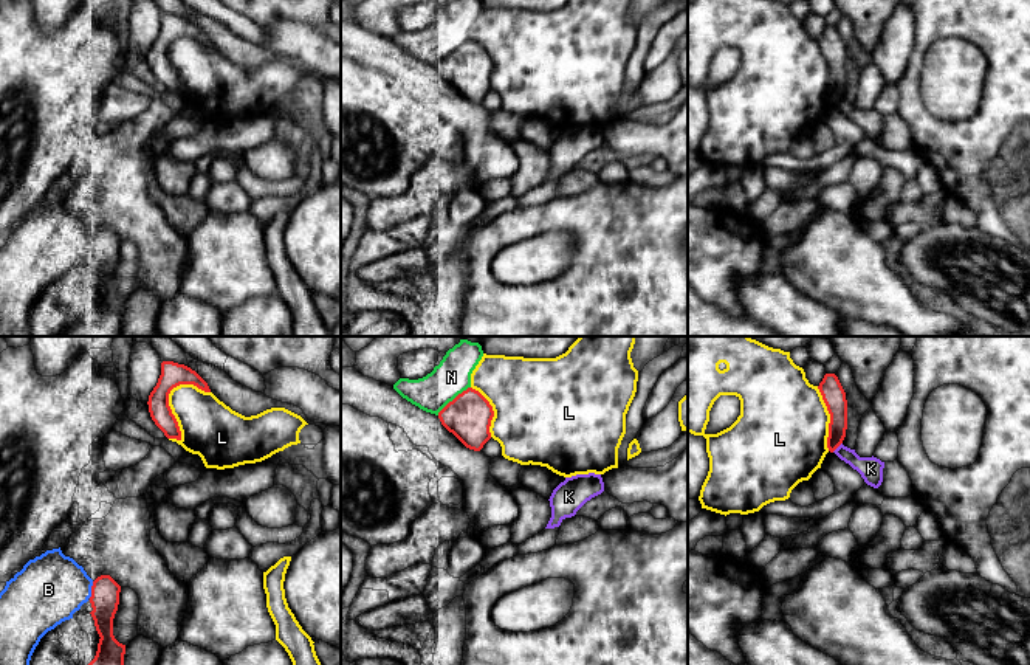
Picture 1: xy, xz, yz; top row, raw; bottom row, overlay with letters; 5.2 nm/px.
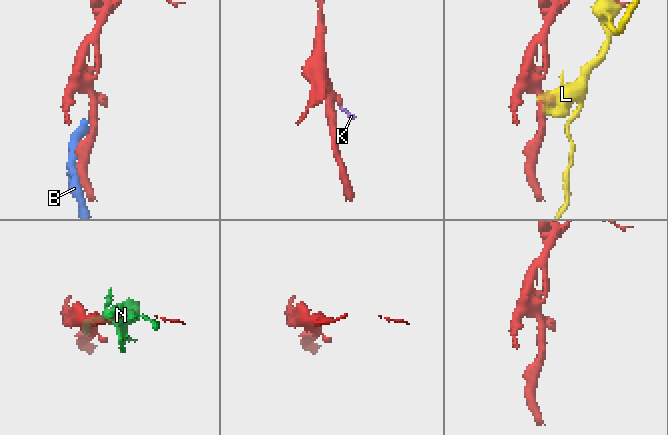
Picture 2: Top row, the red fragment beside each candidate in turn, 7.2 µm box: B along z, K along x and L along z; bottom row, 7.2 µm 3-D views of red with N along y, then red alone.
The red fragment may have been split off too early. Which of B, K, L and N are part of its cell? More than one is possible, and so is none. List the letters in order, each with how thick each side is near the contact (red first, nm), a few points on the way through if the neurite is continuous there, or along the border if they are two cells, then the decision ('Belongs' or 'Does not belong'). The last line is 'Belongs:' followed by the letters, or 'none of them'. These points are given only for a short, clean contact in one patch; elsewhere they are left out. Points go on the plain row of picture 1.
B: Thickness 150 nm (red) against 360 nm. Does not belong
K: Thickness 110 nm (red) against 130 nm. Boundary: yz (841, 95), (832, 104). Does not belong
L: Thickness 130 nm (red) against 300 nm. Does not belong
N: Thickness 240 nm (red) against 190 nm. Does not belong
Belongs: none of them

